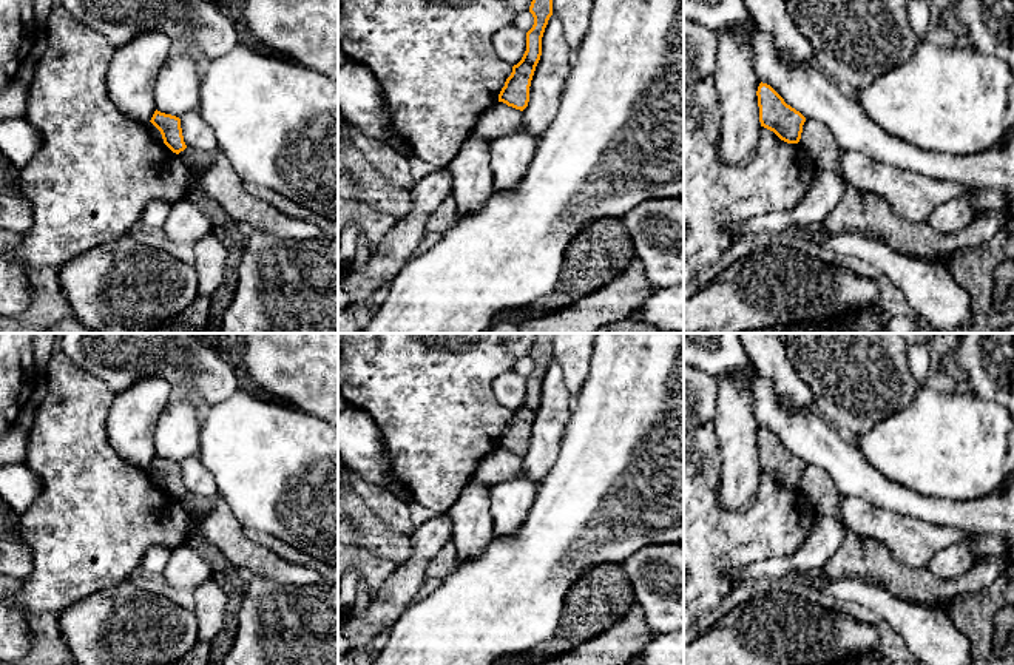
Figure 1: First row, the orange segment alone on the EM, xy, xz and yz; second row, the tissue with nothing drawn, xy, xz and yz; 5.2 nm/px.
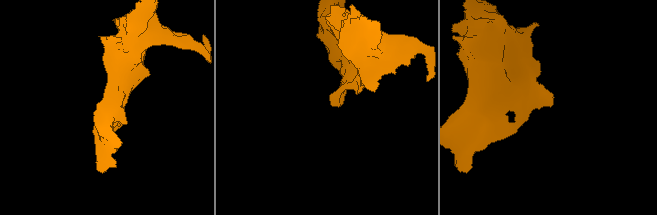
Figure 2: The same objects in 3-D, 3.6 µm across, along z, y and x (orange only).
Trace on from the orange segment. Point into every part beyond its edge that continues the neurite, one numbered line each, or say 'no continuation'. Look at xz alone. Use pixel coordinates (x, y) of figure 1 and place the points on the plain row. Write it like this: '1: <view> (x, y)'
no continuation

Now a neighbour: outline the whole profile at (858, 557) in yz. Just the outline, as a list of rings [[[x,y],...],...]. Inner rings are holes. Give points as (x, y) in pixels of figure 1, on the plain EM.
[[[806,464],[799,489],[813,506],[816,515],[830,517],[841,528],[838,551],[823,568],[830,580],[858,579],[887,589],[909,603],[945,606],[955,596],[982,591],[989,586],[1006,565],[1008,559],[977,557],[963,576],[951,580],[938,579],[929,568],[911,568],[900,563],[886,545],[855,535],[846,528],[840,512],[843,495],[826,471]]]

